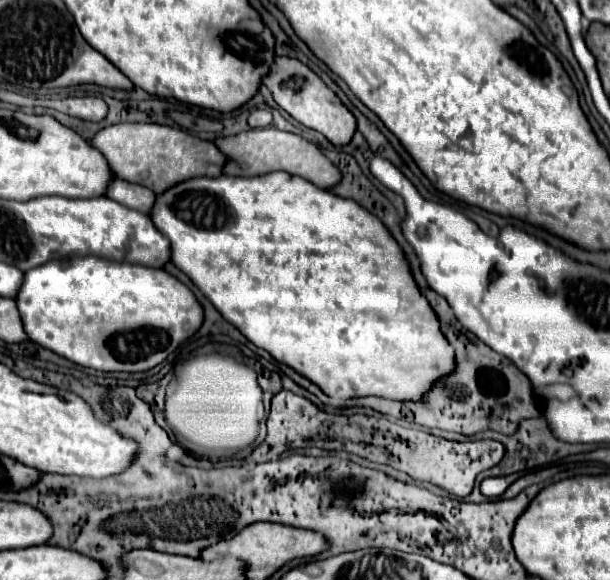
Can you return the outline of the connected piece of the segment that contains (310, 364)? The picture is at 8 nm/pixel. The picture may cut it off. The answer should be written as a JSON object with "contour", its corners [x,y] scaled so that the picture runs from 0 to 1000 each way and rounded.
{"contour":[[[451,295],[444,302],[428,305],[323,305],[300,312],[267,336],[257,340],[257,350],[248,364],[248,378],[254,391],[280,416],[284,433],[284,453],[313,478],[313,484],[330,498],[336,512],[356,529],[356,536],[385,560],[411,591],[421,598],[431,598],[441,605],[457,626],[474,629],[490,647],[513,657],[533,681],[552,684],[552,688],[585,688],[585,684],[628,684],[641,691],[684,691],[693,695],[710,660],[716,660],[723,650],[746,643],[746,609],[723,574],[723,557],[713,536],[707,533],[703,519],[690,509],[677,474],[674,460],[664,447],[661,429],[644,412],[638,395],[602,360],[585,353],[575,343],[562,343],[546,336],[543,329],[523,326],[503,309],[490,309],[484,302],[470,302],[464,295]]]}

